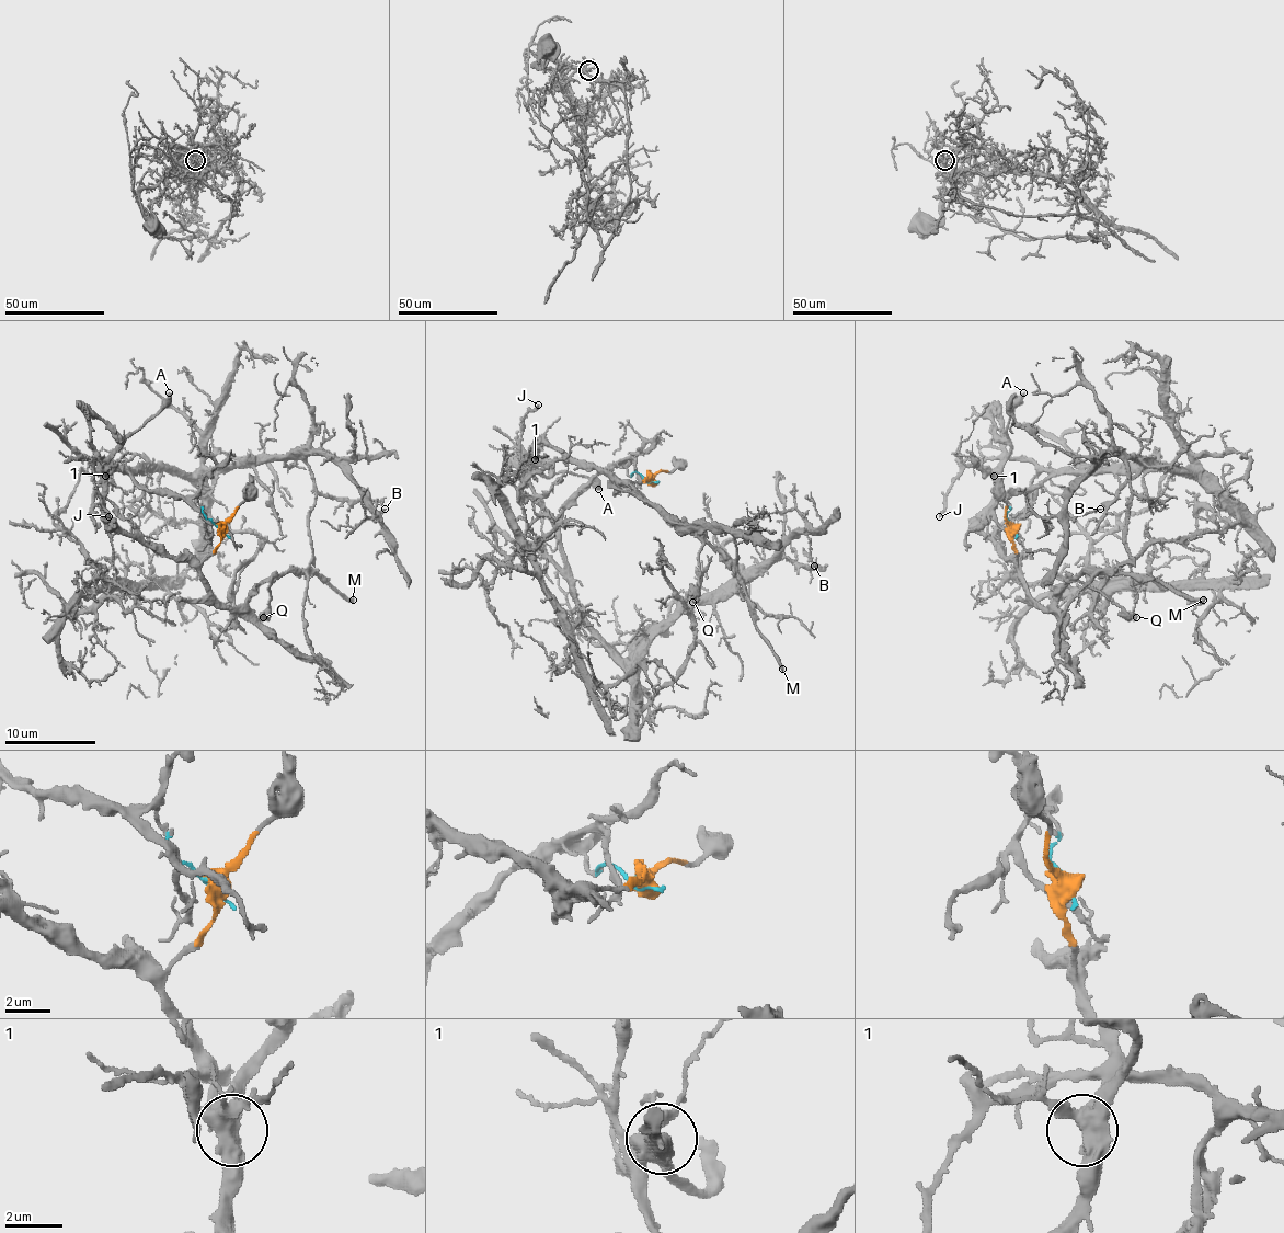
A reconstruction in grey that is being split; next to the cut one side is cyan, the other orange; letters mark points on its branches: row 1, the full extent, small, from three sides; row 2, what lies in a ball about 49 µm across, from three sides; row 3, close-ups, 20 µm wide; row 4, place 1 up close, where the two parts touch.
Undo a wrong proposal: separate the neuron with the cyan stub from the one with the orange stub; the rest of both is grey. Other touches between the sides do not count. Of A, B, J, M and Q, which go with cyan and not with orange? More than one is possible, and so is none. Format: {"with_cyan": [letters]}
{"with_cyan": ["B", "J"]}

